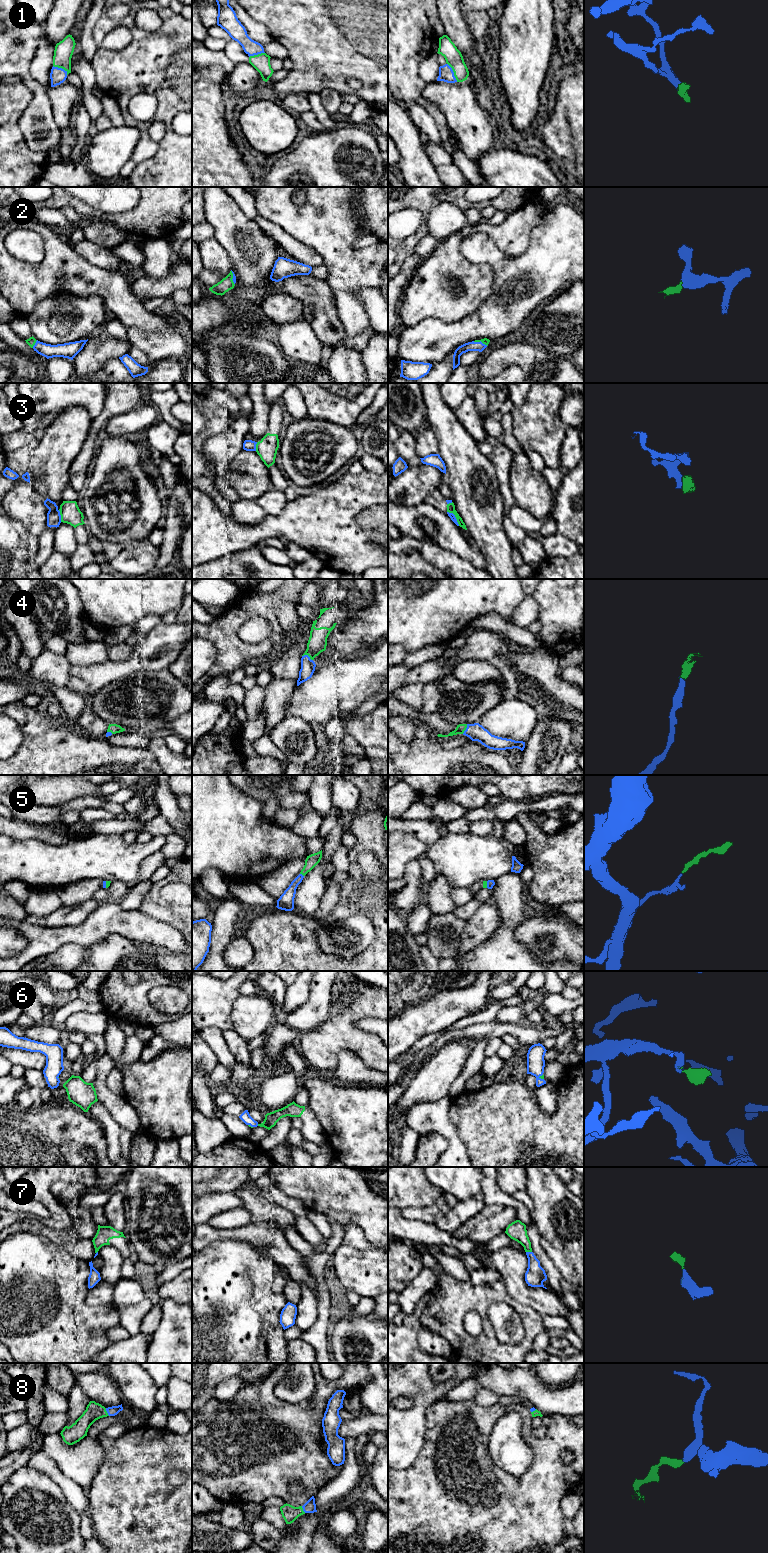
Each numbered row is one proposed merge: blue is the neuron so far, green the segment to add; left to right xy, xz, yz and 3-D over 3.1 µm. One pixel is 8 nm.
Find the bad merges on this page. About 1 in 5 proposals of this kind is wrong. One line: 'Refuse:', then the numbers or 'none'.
Refuse: 3

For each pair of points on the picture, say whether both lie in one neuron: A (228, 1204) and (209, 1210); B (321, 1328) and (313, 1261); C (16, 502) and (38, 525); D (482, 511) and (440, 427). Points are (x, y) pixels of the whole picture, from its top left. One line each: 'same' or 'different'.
A: same
B: same
C: same
D: same

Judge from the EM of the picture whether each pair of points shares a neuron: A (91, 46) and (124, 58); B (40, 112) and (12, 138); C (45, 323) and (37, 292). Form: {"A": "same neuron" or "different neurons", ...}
{"A": "different neurons", "B": "different neurons", "C": "different neurons"}

